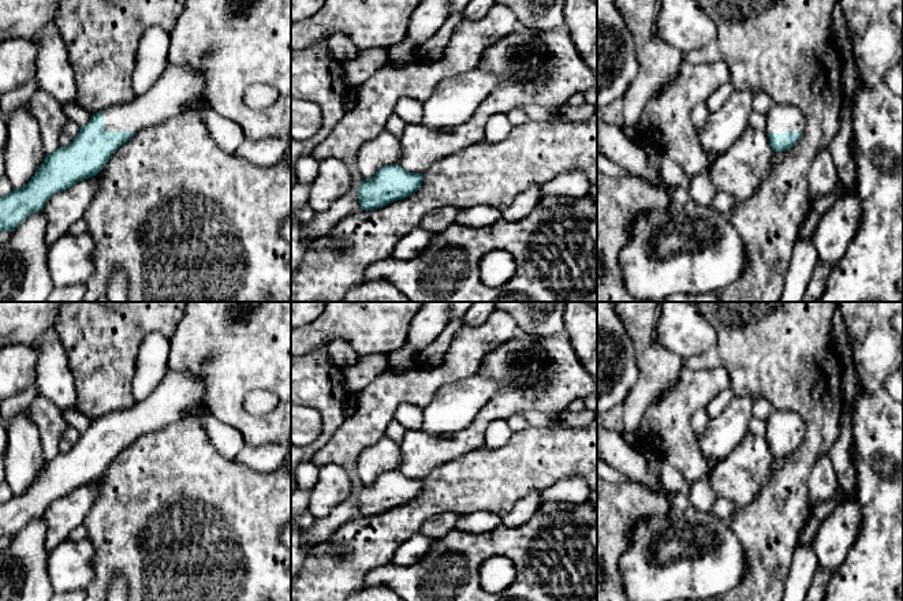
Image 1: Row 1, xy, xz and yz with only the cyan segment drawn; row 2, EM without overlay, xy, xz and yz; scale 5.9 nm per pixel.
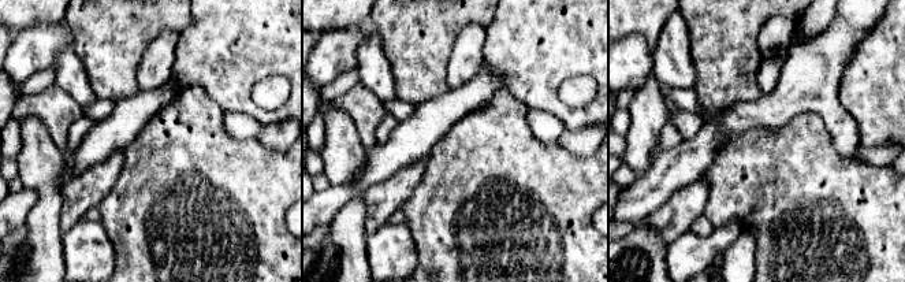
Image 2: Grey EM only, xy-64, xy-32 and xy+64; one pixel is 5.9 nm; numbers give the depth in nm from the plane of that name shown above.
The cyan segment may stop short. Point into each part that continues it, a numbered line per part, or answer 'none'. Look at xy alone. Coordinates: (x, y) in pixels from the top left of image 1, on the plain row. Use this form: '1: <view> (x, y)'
1: xy (179, 394)

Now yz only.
1: yz (780, 424)

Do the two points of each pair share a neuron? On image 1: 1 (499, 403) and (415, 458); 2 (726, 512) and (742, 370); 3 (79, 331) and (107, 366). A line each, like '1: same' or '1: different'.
1: same
2: different
3: same

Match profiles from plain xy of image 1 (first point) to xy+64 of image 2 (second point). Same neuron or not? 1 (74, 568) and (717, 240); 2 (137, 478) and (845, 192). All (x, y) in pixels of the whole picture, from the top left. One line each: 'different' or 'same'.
1: same
2: same

